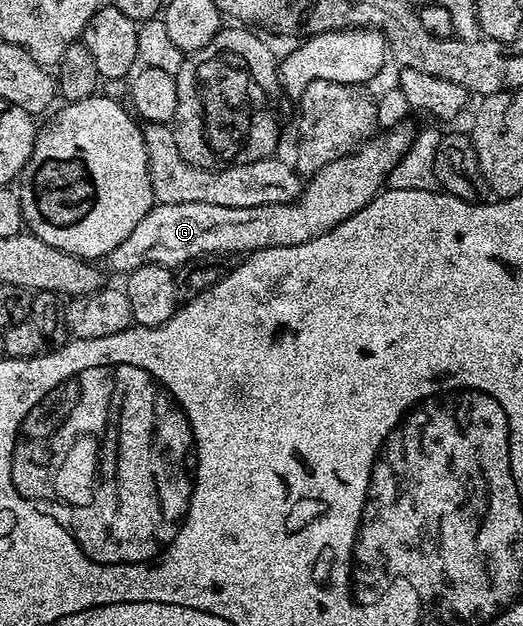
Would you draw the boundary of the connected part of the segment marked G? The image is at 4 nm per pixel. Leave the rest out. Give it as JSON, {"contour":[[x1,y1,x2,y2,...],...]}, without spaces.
{"contour":[[393,132,388,136,379,136,380,134,372,135,370,138,363,141,354,152,349,153,348,156,342,156,341,158,334,160,327,164,321,170,317,170,310,177,311,180,302,185,301,191,295,199,290,200,288,204,270,204,269,206,213,206,209,202,181,202,180,204,160,204,156,203,145,214,145,218,141,218,141,222,137,222,137,226,133,226,133,230,129,233,129,238,125,238,125,242,121,242,121,246,117,246,112,252,105,258,105,264,108,264,115,272,123,272,122,274,129,274,133,270,137,270,141,266,149,266,150,264,160,264,169,269,176,269,180,264,189,264,198,261,200,258,211,258,214,252,243,252,239,254,250,254,252,252,259,251,260,248,280,248,281,246,297,246,301,242,309,242,315,236,325,234,329,230,333,230,343,220,347,220,353,214,357,214,357,210,361,210,371,201,374,196,386,185,387,173,390,172,391,167,403,156,405,146,402,140]]}

